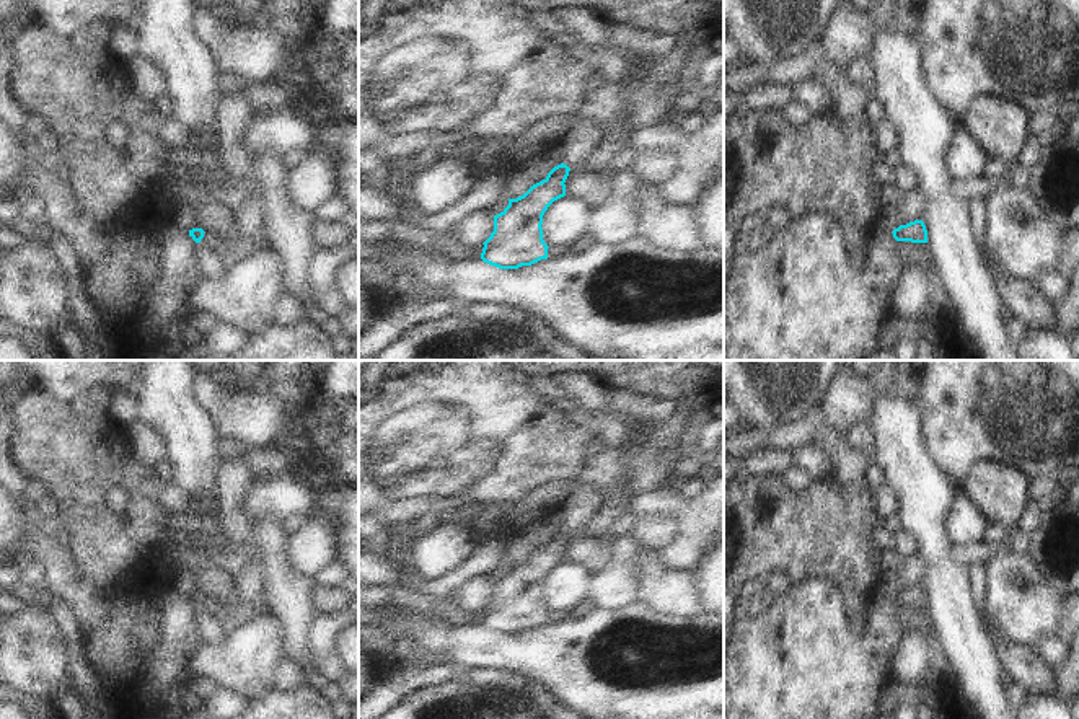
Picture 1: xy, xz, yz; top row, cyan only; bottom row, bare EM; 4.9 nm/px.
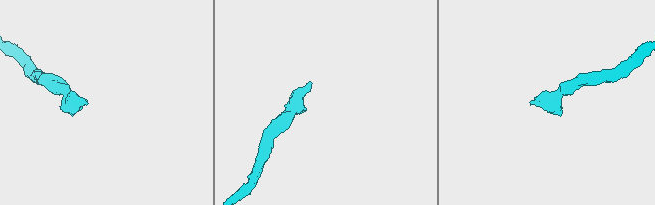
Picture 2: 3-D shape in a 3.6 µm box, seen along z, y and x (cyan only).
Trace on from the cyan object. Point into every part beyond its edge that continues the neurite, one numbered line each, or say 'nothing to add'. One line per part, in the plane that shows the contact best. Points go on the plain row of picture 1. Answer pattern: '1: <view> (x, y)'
nothing to add

